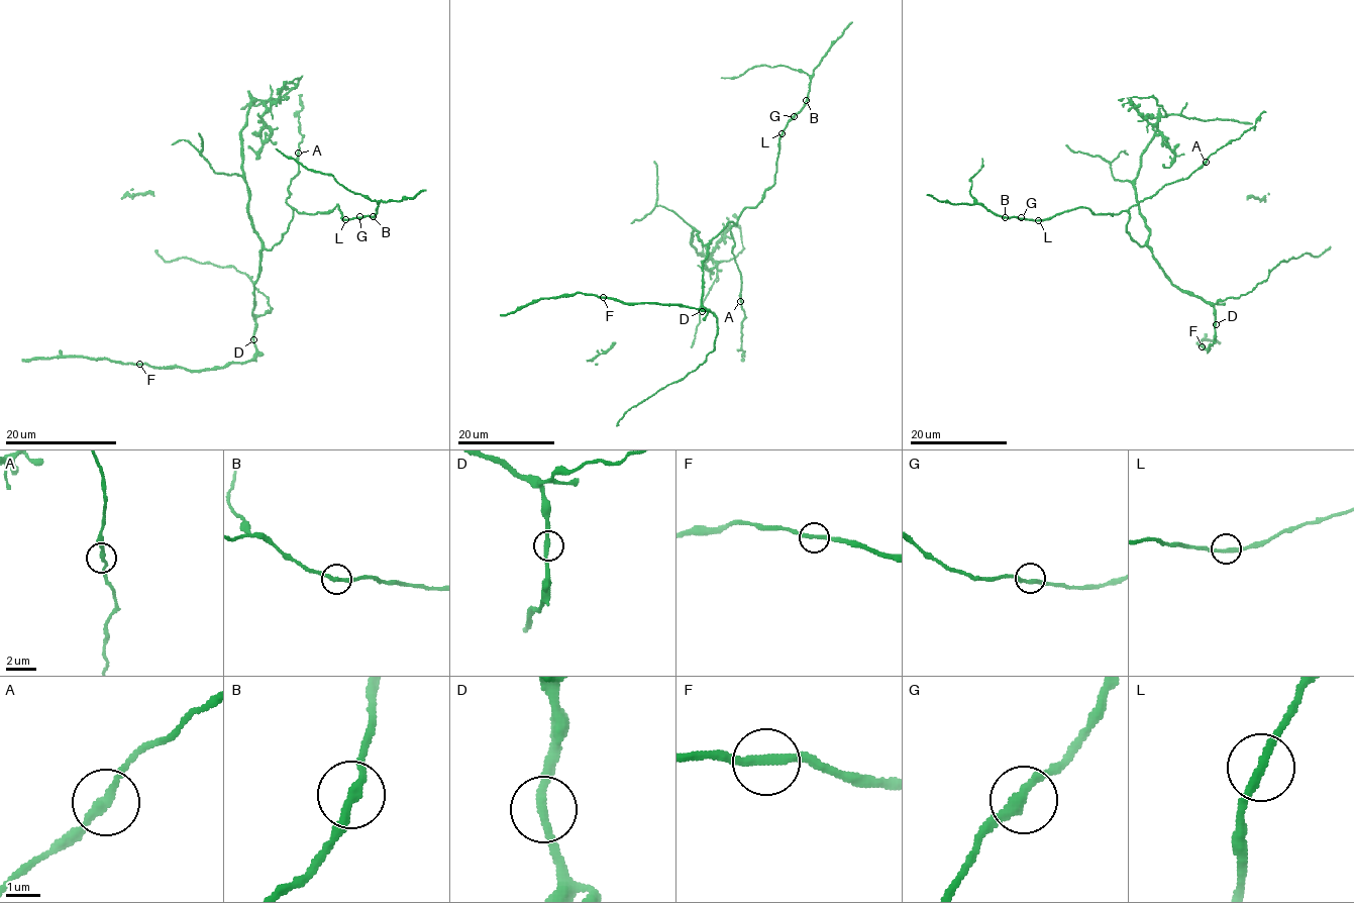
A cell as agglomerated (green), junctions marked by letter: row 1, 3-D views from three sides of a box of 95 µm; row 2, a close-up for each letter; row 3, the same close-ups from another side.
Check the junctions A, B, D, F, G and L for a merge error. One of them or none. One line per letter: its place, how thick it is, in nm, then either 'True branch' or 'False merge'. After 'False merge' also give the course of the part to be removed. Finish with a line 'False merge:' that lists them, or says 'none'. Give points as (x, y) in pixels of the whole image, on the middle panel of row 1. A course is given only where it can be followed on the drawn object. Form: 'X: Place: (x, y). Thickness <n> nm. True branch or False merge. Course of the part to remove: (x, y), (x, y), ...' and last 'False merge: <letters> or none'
A: Place: (740, 301). Thickness 240 nm. True branch
B: Place: (806, 100). Thickness 240 nm. True branch
D: Place: (702, 311). Thickness 260 nm. True branch
F: Place: (603, 297). Thickness 260 nm. True branch
G: Place: (794, 116). Thickness 280 nm. True branch
L: Place: (782, 133). Thickness 260 nm. True branch
False merge: none

